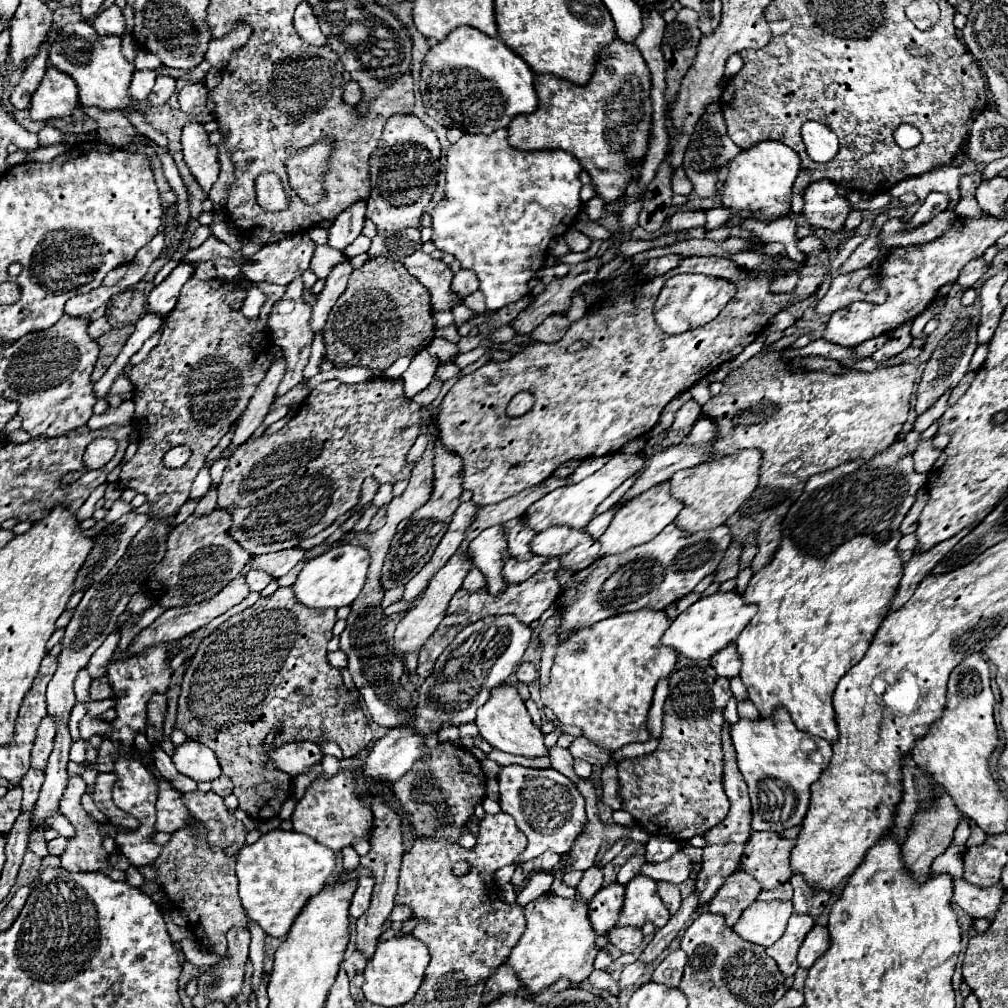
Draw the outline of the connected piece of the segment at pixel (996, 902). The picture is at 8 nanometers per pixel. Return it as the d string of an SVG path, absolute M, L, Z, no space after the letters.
M953 880L953 888L955 892L951 900L959 904L971 918L985 918L993 922L1005 894L1001 884L991 888L979 888L969 884L967 880Z

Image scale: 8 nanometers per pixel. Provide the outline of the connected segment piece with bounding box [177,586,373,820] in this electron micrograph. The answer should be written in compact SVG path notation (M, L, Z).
M281 586L275 594L259 598L251 608L231 616L207 638L203 638L183 676L177 726L187 734L187 738L199 740L215 752L221 770L235 784L233 794L239 798L239 806L253 820L275 818L281 804L287 796L291 796L289 775L281 775L267 756L259 752L259 744L265 740L267 732L279 730L275 736L275 746L299 740L333 740L341 746L345 758L355 756L373 740L361 708L351 708L351 696L343 684L341 672L327 662L327 644L335 622L337 618L333 610L307 608L305 604L299 604L291 586Z

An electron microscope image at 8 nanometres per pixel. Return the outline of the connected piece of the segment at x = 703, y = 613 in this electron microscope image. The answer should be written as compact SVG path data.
M717 592L713 596L703 596L677 616L677 620L663 634L661 644L673 648L693 662L709 660L741 634L741 630L751 622L755 612L757 610L753 608L753 604L747 604L739 592Z

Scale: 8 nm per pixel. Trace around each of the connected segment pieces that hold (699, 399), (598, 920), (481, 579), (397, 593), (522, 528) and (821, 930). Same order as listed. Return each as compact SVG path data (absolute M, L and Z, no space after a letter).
M707 380L697 382L697 384L691 386L689 390L691 390L691 394L693 394L693 400L695 400L699 406L703 406L703 404L711 398L711 392L709 392L709 384L707 384Z
M611 882L591 898L589 920L597 934L607 934L611 930L611 924L615 924L615 916L619 916L619 908L623 904L623 892L623 884Z
M469 570L465 580L463 580L463 588L467 590L479 590L485 586L485 576L481 574L481 570Z
M397 586L396 588L385 592L380 606L384 609L393 603L400 601L403 596L403 592L403 586Z
M523 518L505 522L503 532L505 532L505 538L509 542L511 556L515 556L517 560L531 560L533 558L531 540L535 538L535 532L531 532L531 528L527 530L527 524Z
M813 926L811 932L807 934L807 938L803 940L799 954L797 954L797 962L801 968L811 968L811 964L825 952L829 944L829 932L825 926Z

